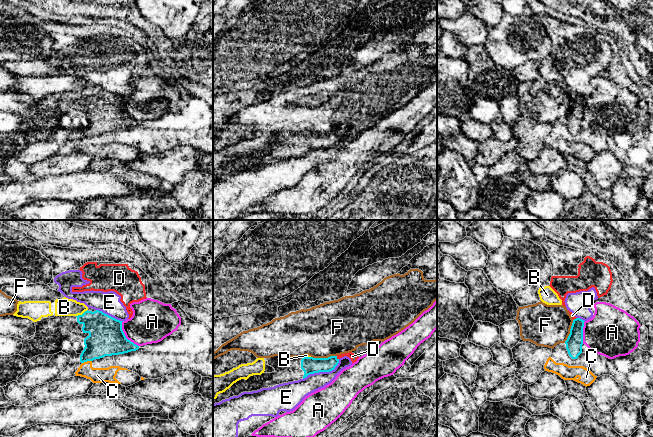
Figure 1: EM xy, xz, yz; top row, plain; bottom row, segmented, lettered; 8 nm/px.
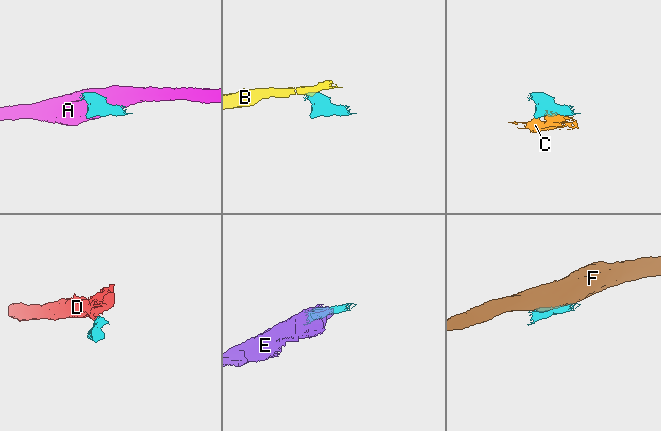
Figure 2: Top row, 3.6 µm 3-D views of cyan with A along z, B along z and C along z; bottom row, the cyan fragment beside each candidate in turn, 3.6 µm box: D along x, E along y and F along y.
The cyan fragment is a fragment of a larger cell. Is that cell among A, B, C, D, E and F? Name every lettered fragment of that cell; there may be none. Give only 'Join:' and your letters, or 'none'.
Join: none

